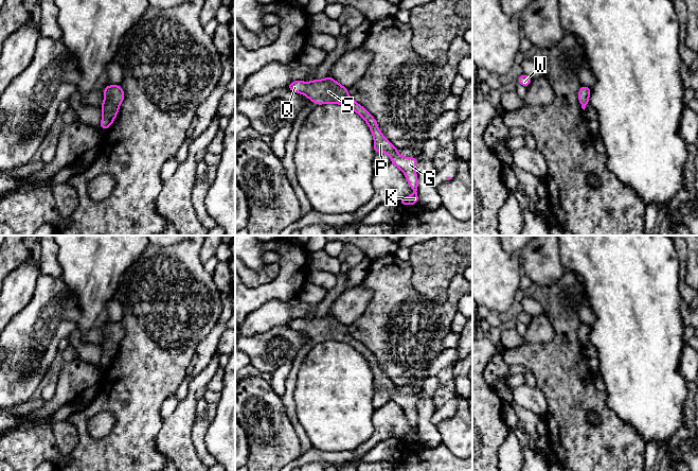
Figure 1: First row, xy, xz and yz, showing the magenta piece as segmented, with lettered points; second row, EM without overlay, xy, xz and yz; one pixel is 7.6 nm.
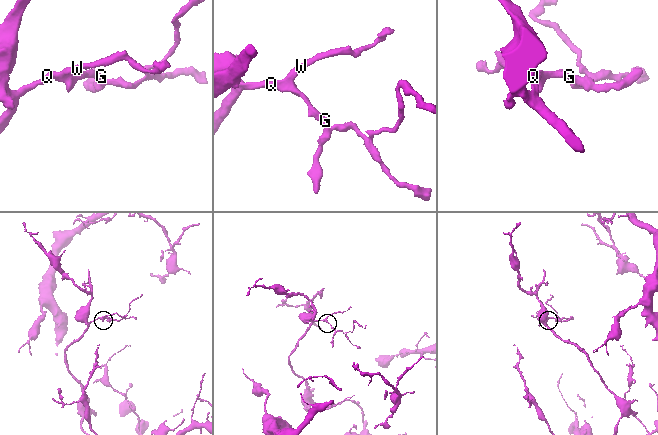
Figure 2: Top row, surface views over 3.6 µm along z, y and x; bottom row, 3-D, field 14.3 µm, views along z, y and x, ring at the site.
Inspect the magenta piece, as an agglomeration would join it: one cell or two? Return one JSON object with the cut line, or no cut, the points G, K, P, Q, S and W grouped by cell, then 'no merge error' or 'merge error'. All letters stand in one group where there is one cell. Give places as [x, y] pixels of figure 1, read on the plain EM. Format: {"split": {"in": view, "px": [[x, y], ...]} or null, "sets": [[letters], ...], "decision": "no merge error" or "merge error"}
{"split": null, "sets": [["G", "K", "P", "Q", "S", "W"]], "decision": "no merge error"}

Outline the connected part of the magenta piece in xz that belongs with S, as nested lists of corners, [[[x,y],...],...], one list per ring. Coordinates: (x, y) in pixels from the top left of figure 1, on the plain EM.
[[[329,313],[320,318],[314,316],[309,320],[297,317],[286,325],[293,330],[305,332],[309,338],[317,343],[335,341],[356,349],[368,361],[371,367],[374,376],[374,391],[380,389],[389,391],[391,401],[404,409],[409,423],[415,430],[414,433],[409,433],[399,437],[400,443],[417,442],[419,436],[415,405],[418,396],[401,395],[398,391],[397,385],[381,371],[375,355],[363,344],[359,343],[350,334],[347,326],[333,317]]]

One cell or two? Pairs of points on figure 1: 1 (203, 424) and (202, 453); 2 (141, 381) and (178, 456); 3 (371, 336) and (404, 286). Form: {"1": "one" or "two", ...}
{"1": "one", "2": "two", "3": "one"}

